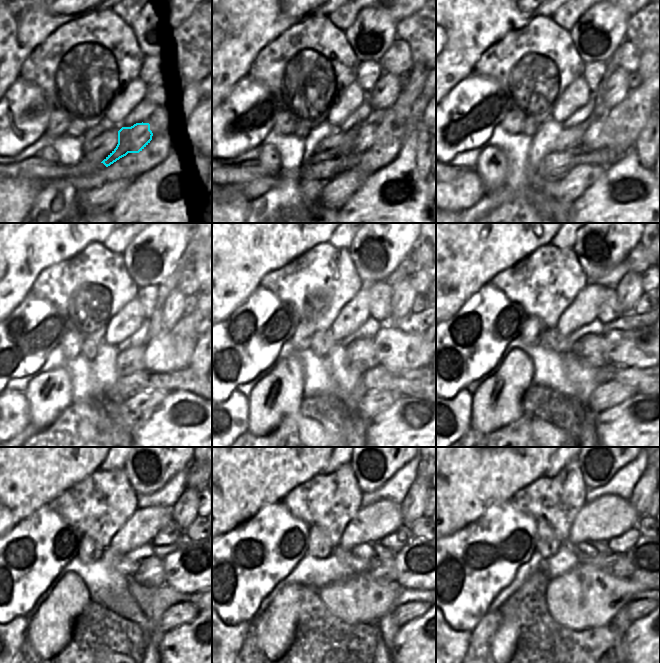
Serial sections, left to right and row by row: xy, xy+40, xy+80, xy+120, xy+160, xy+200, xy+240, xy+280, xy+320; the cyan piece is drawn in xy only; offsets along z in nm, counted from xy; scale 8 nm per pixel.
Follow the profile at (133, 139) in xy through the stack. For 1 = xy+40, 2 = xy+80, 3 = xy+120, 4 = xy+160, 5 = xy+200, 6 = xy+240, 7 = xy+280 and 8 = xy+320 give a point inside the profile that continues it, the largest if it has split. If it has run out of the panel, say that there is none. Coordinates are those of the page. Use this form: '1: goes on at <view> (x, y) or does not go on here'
1: goes on at xy+40 (365, 138)
2: goes on at xy+80 (599, 135)
3: goes on at xy+120 (166, 352)
4: goes on at xy+160 (397, 350)
5: goes on at xy+200 (638, 348)
6: goes on at xy+240 (190, 569)
7: goes on at xy+280 (415, 563)
8: goes on at xy+320 (639, 555)

